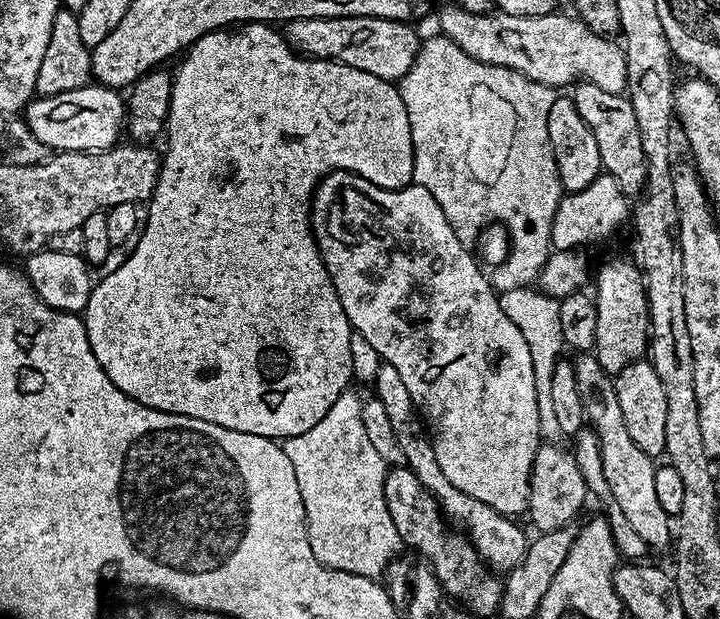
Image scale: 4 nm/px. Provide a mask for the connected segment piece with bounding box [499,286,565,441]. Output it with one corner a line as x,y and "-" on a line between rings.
533,287
508,290
499,295
499,305
502,312
513,322
518,330
522,330
522,336
530,347
531,361
534,367
534,386
538,390
538,422
540,423
540,435
545,441
565,439
564,431
558,427
552,395
550,395
550,381
554,376
554,366
563,355
565,343
562,338
562,322
559,321
561,309
560,300
557,297
548,296
539,289

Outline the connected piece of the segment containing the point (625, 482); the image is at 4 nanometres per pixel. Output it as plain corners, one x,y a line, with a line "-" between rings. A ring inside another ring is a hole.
600,444
600,452
602,458
604,459
605,480
609,482
609,486
611,488
611,499
613,501
616,500
617,506
620,507
621,514
624,515
625,522
632,527
633,534
636,535
642,543
649,544
649,546
652,548
664,548
667,546
667,544
669,547
674,540
674,528
670,523
670,516
668,520
668,512
666,509
664,509
663,502
660,501
660,492
658,489
656,489
656,468
654,465
652,465
655,464
653,457
647,456
646,453
644,453
643,450
637,446
637,444

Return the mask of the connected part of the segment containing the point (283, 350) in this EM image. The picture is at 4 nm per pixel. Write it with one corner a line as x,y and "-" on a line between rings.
267,23
245,24
237,27
235,30
208,32
202,38
198,38
196,43
187,49
183,59
179,61
179,63
181,62
180,69
174,72
171,108
168,112
166,123
168,153
166,151
163,153
160,177
156,183
156,189
154,190
152,199
147,201
146,204
146,219
142,224
140,241
138,242
138,246
135,246
134,252
129,254
129,257
126,258
122,266
118,267
118,270
114,270
113,273
106,274
105,276
100,276
93,283
92,293
88,299
88,304
84,307
82,319
86,326
86,334
90,338
90,346
94,350
94,358
98,358
98,362
100,363
99,368
106,370
110,382
114,382
114,386
118,386
118,390
122,390
122,394
134,398
142,406
153,408
154,410
162,410
170,414
182,414
186,418
202,418
202,422
214,422
218,426
226,426
230,430
242,430
246,434
258,434
259,436
269,438
287,438
289,436
297,436
298,434
306,434
306,430
310,430
310,426
318,426
318,422
322,422
322,418
326,418
326,410
330,410
330,406
334,406
334,402
338,402
341,394
349,391
351,384
348,383
352,380
352,339
354,339
352,323
344,318
342,302
340,301
340,297
336,295
330,274
322,262
320,247
316,244
316,239
312,237
310,205
312,203
313,191
321,179
330,172
351,170
358,174
363,171
362,166
367,160
372,164
390,161
392,158
392,116
388,112
403,113
404,103
400,97
400,89
393,81
383,80
374,74
366,74
366,70
354,70
354,66
338,64
334,60
318,60
309,58
303,54
297,54
288,45
283,35
277,29
275,32
272,28
275,27
269,26

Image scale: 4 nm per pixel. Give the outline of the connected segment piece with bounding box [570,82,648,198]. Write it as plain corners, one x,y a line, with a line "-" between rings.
580,82
570,92
582,122
590,126
590,134
598,141
600,167
614,178
620,191
628,198
636,198
644,191
646,182
646,154
642,154
642,134
638,130
638,118
634,118
632,101
624,94
610,94
602,86
591,82

